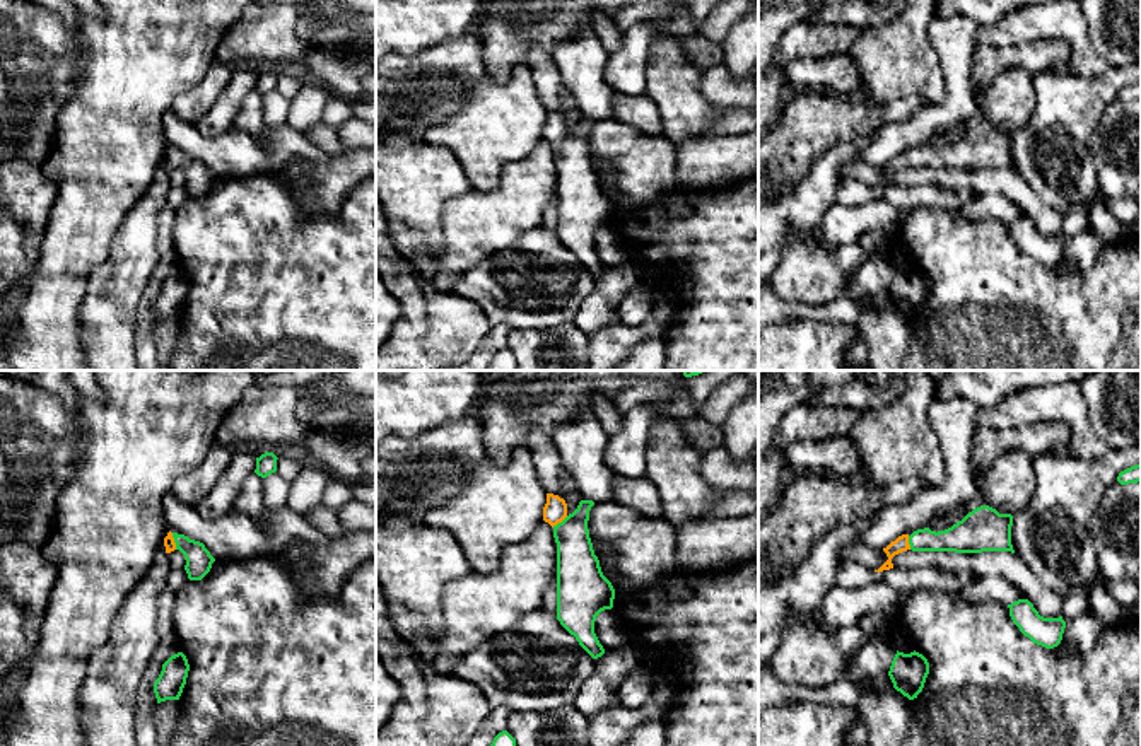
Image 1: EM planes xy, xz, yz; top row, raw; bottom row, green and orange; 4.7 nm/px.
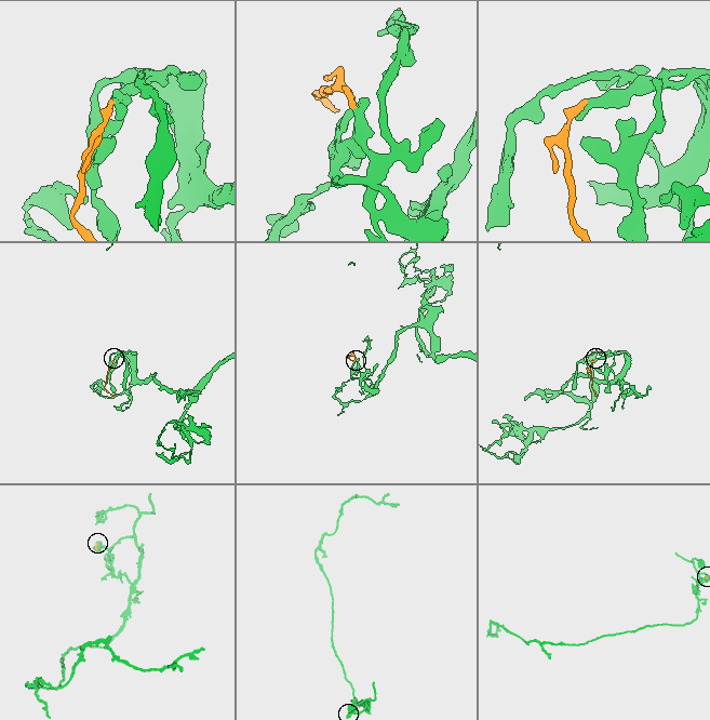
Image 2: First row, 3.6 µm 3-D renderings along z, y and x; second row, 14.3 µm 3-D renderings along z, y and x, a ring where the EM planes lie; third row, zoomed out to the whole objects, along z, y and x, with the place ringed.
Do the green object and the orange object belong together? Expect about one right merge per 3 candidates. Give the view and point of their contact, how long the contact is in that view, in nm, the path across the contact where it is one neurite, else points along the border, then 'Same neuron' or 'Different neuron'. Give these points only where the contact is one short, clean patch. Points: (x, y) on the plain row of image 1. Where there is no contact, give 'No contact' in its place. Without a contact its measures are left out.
Touches green at xy (175, 159). Shared border 80 nm. Path across: xy (198, 178), (175, 159), (169, 161). Same neuron

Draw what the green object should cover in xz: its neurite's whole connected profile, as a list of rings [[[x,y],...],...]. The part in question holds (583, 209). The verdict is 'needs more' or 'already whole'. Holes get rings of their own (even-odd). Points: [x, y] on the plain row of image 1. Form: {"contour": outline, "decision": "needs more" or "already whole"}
{"contour": [[[547,111],[543,138],[553,145],[557,160],[557,237],[593,277],[598,277],[605,266],[594,251],[594,239],[601,229],[613,225],[615,207],[603,193],[589,155],[588,138],[593,123],[593,118],[581,118],[577,126],[569,131],[564,116]]], "decision": "needs more"}

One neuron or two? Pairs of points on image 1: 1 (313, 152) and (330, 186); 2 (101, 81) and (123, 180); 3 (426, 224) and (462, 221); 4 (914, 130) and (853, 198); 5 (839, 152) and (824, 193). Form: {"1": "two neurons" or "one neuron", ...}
{"1": "two neurons", "2": "one neuron", "3": "two neurons", "4": "two neurons", "5": "one neuron"}

